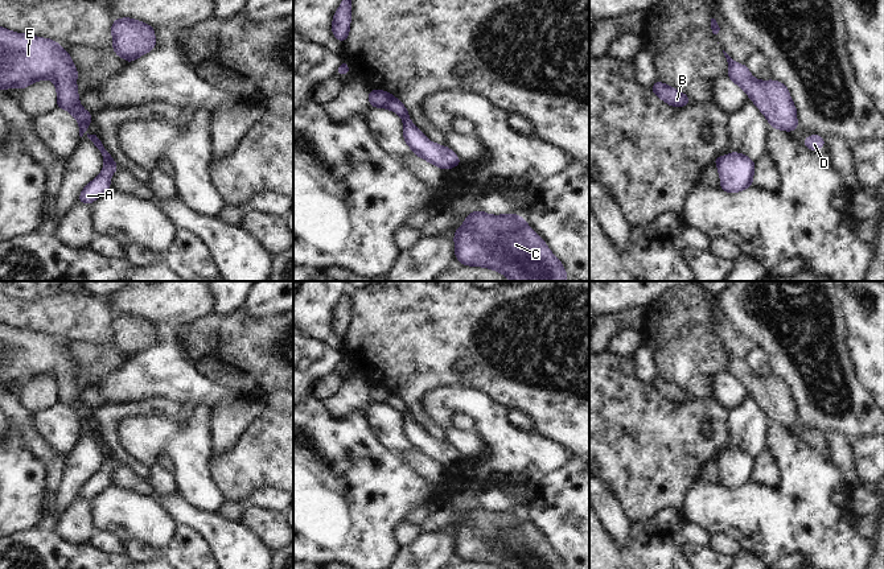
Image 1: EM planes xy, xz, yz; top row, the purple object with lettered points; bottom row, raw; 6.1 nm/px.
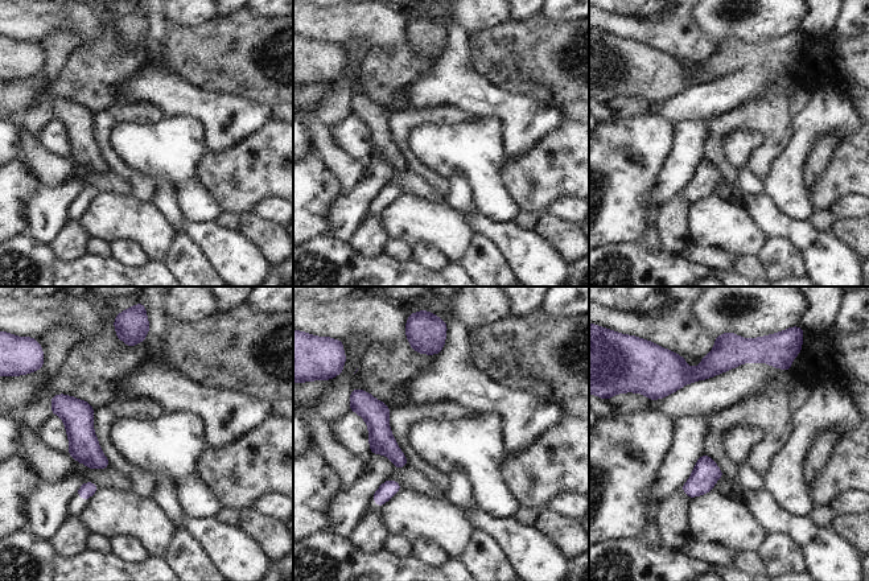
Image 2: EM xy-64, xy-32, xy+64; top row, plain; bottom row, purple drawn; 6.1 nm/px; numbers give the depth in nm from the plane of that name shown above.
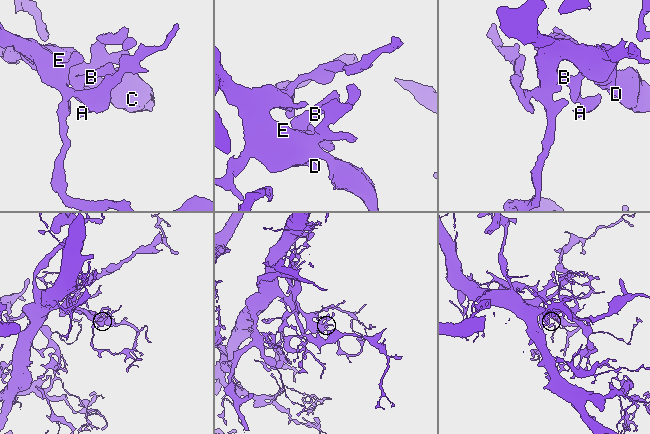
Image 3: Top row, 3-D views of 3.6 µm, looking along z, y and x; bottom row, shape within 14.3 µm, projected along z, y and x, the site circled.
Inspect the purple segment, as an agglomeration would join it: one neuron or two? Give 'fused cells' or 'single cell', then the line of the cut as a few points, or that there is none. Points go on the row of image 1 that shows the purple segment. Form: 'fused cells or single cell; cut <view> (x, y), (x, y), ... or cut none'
fused cells; cut xy (110, 156), (105, 164)

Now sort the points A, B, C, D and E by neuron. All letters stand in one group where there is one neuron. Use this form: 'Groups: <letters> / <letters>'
Groups: A / B C D E

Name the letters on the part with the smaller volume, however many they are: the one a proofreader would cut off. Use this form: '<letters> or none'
A

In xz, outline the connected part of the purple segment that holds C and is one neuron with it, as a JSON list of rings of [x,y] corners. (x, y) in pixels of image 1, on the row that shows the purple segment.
[[[476,210],[455,231],[455,255],[461,265],[484,267],[505,275],[510,281],[567,281],[562,261],[544,240],[517,214],[492,215]]]

